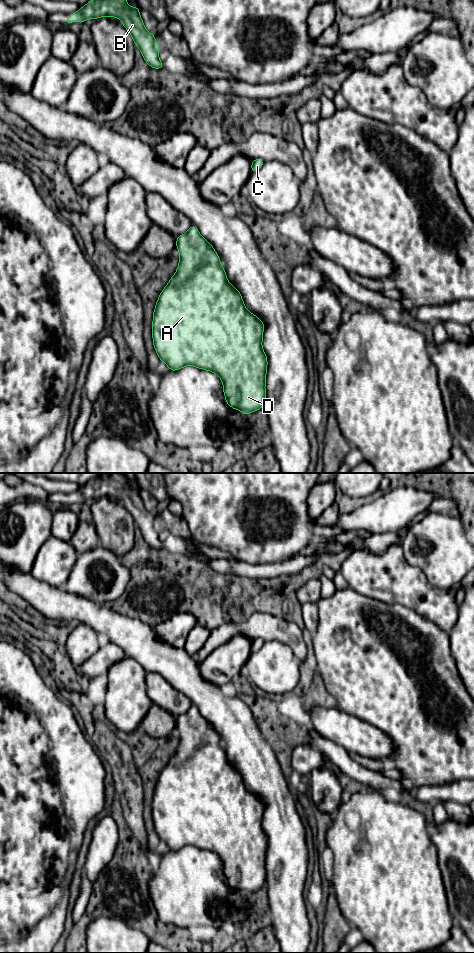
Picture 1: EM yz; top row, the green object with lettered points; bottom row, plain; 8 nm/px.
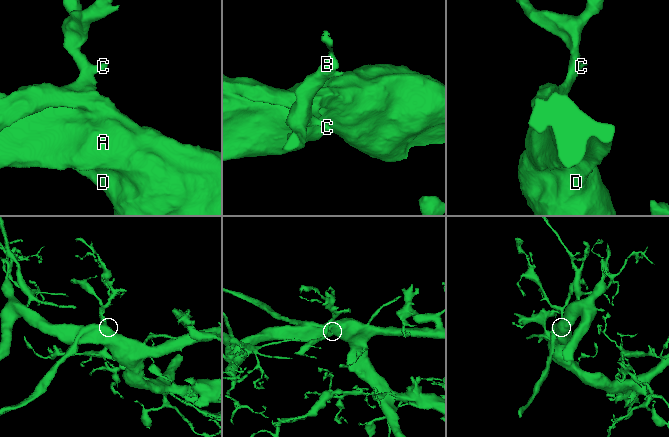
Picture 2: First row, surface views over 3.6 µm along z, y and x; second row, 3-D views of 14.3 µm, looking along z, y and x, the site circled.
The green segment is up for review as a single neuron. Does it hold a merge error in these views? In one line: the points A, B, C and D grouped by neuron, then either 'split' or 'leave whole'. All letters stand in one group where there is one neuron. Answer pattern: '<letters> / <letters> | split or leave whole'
A B C D | leave whole

